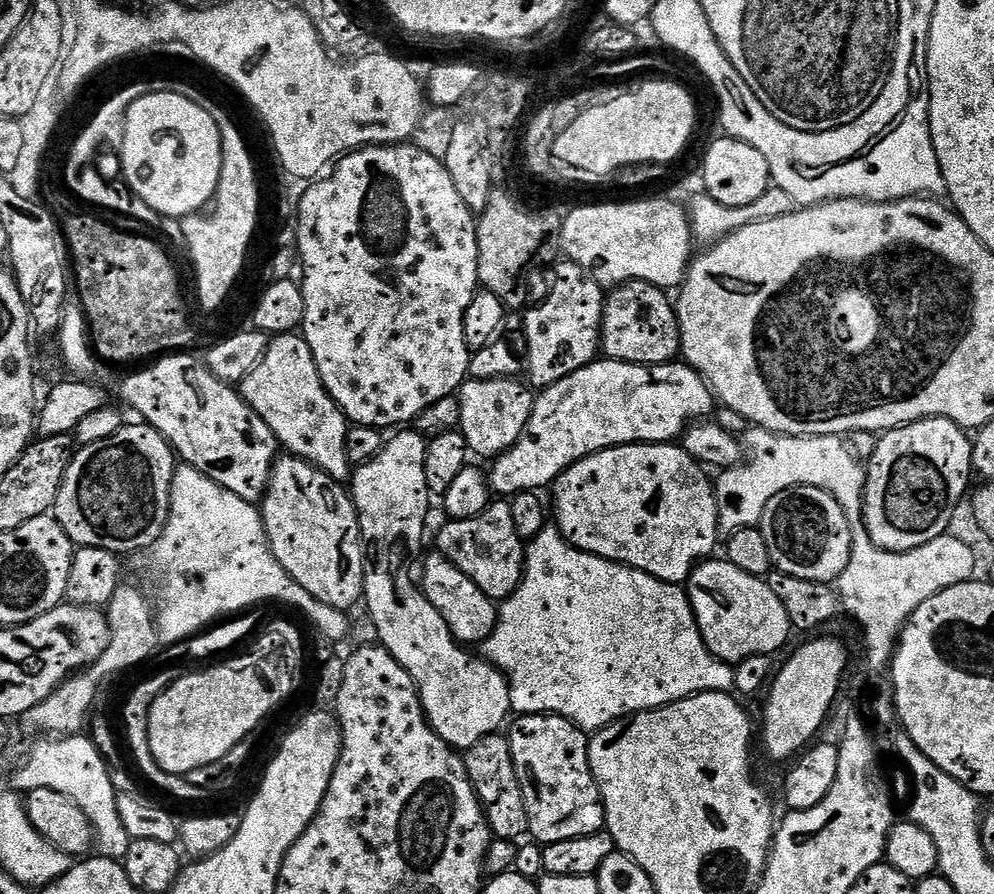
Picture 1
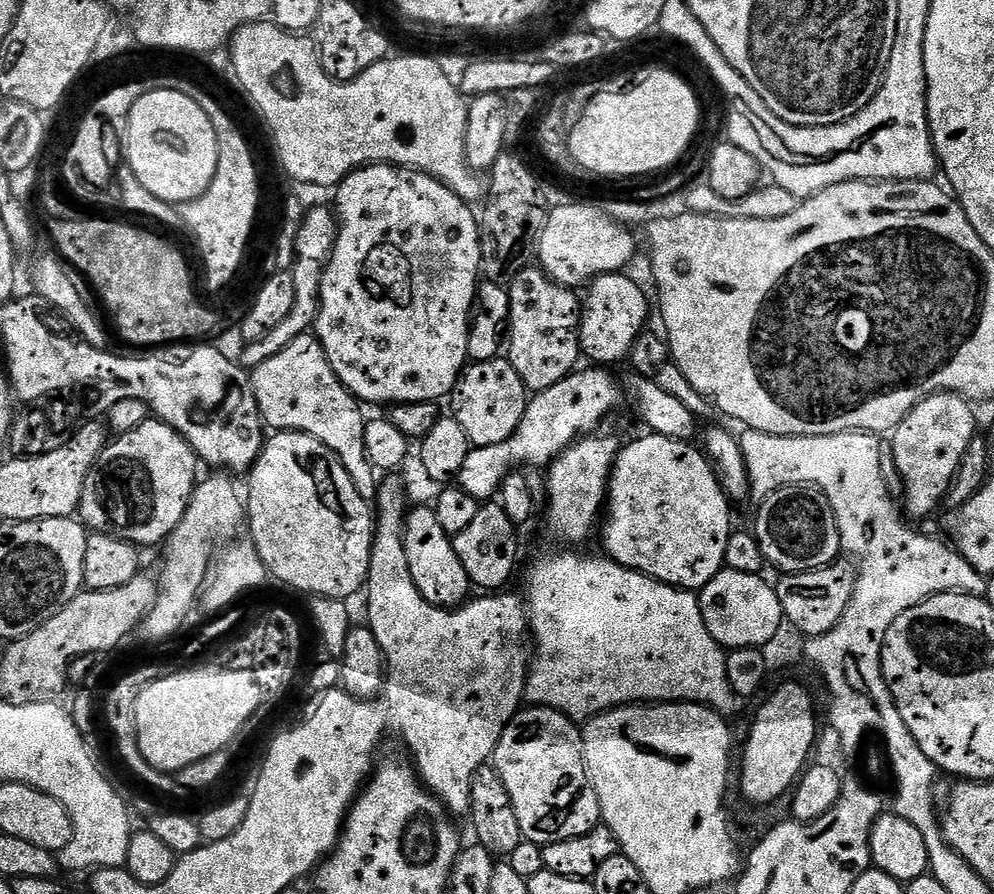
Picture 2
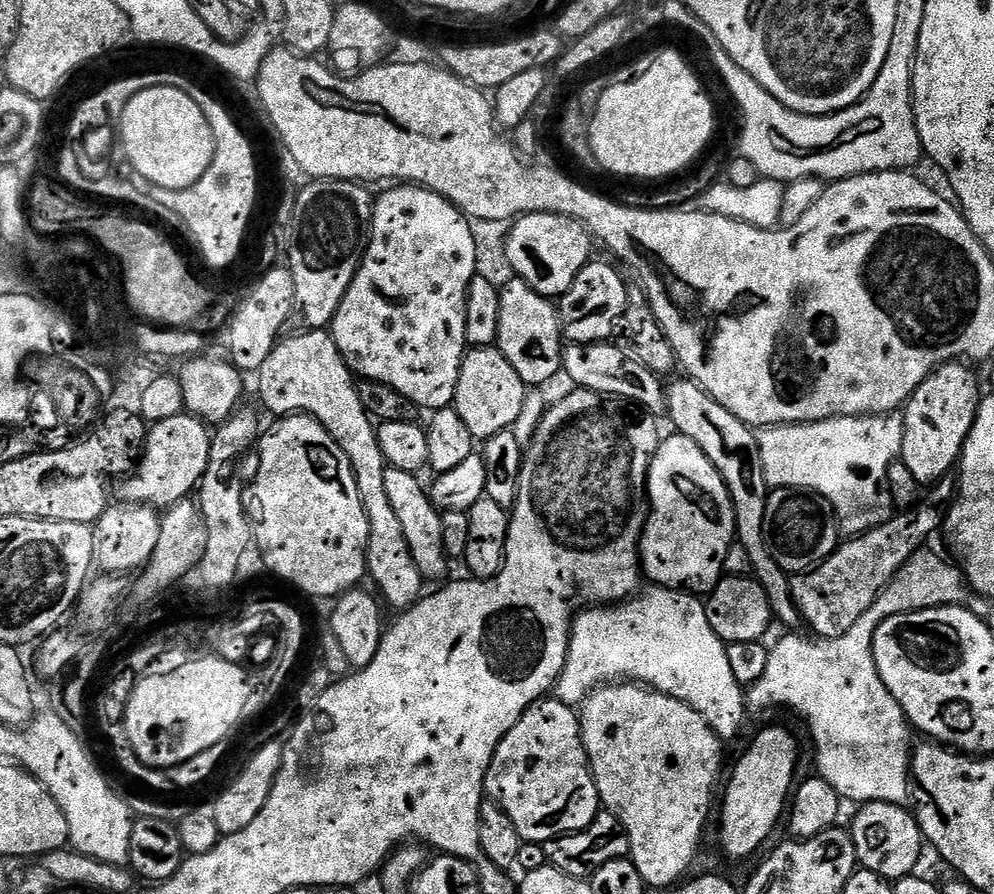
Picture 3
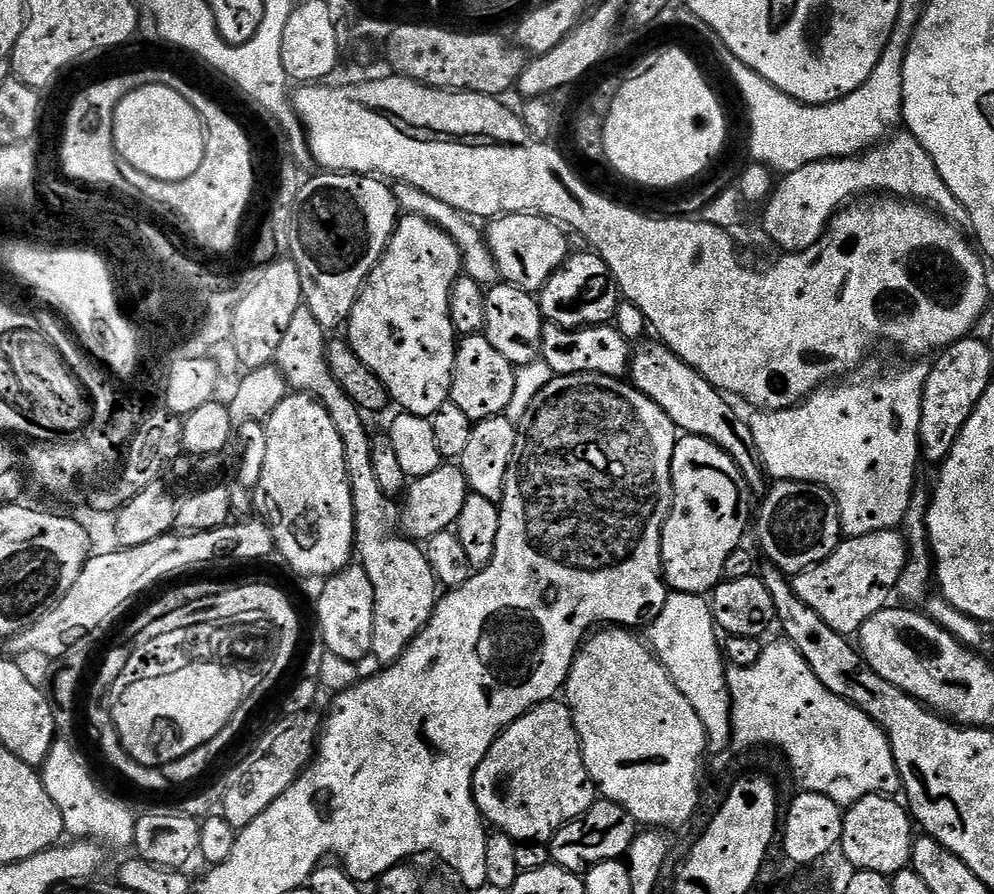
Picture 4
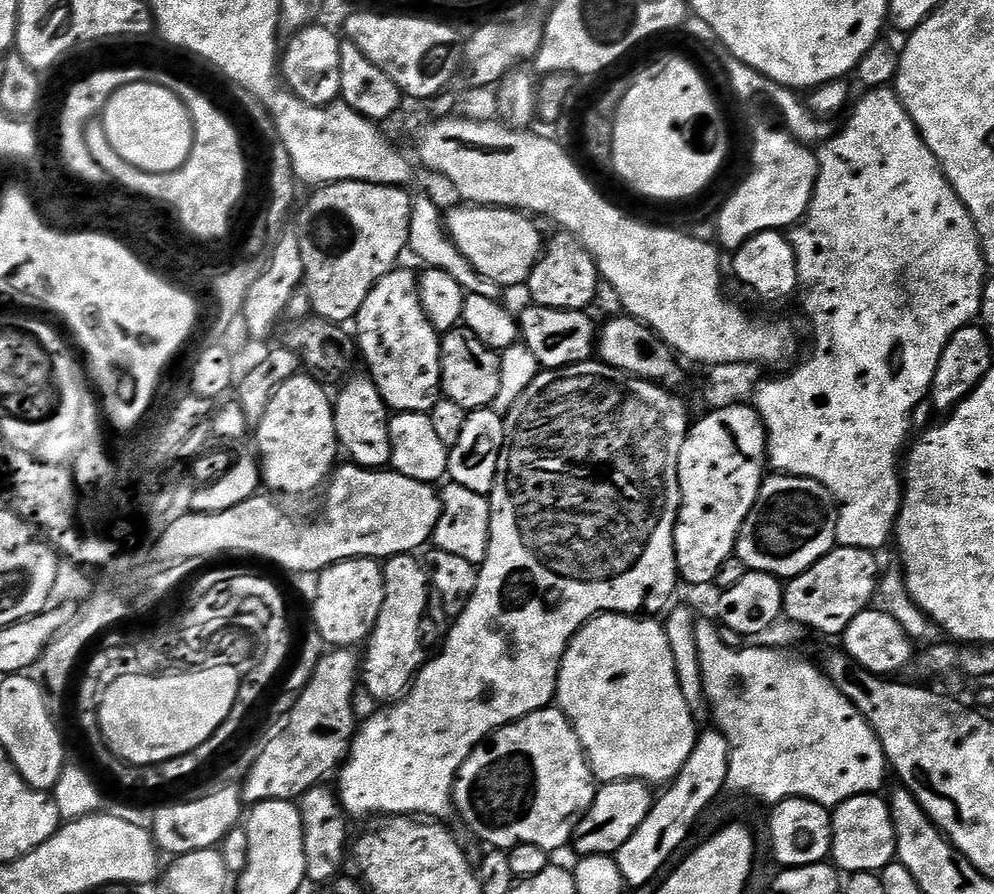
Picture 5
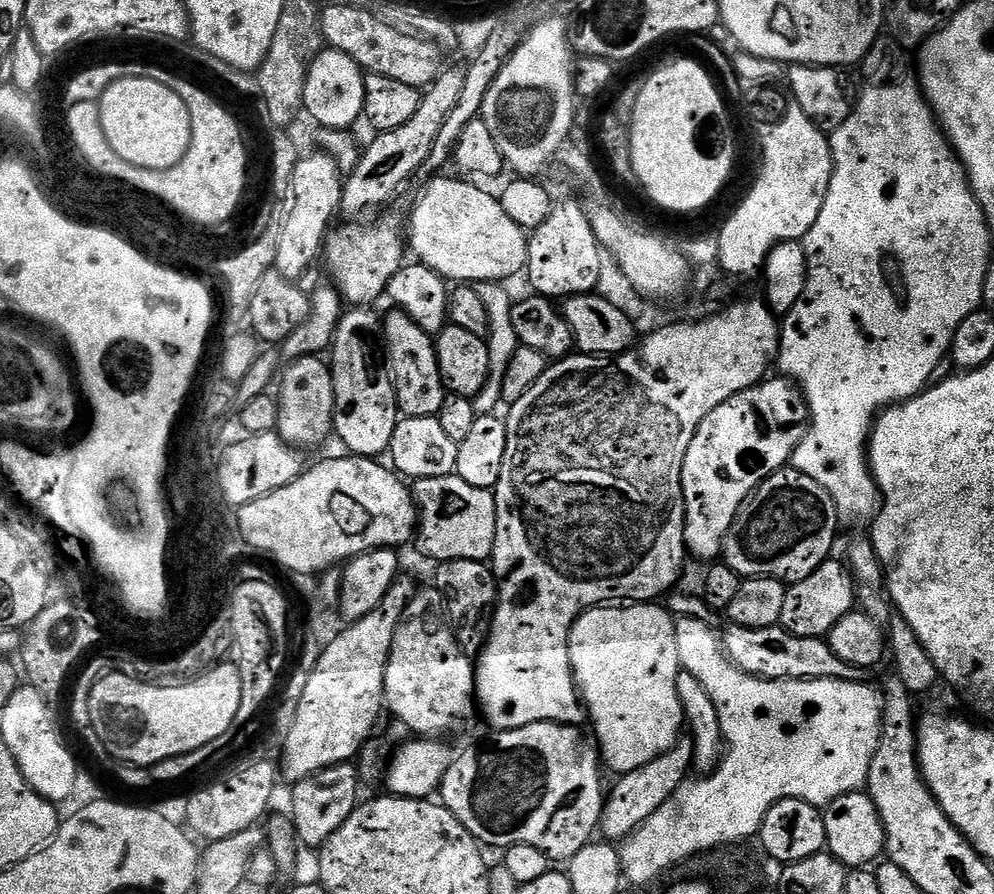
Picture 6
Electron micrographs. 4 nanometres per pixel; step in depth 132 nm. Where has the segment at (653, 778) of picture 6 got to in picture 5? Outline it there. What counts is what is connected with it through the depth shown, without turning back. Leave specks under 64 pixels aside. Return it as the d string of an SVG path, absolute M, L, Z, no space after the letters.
M610 780L601 783L596 789L596 797L587 812L575 821L572 829L571 847L576 847L575 855L611 856L627 840L653 806L654 793L643 780Z

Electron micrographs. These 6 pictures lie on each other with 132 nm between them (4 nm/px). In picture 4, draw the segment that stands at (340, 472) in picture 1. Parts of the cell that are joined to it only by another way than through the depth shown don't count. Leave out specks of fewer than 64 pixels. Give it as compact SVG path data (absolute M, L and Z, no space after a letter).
M302 306L298 314L294 314L286 335L282 337L282 346L278 346L274 365L284 376L289 389L305 392L307 396L320 401L342 438L356 519L354 552L360 567L366 570L366 574L370 574L370 582L374 585L372 656L377 660L377 665L390 665L408 649L410 642L414 642L416 635L430 622L438 599L436 575L434 570L430 570L430 562L423 547L398 531L394 512L392 516L388 509L390 497L382 490L382 486L378 486L378 478L374 474L373 435L364 425L365 413L360 411L357 404L350 402L342 386L338 386L334 374L330 374L326 330L316 321L314 314L310 314L308 308Z

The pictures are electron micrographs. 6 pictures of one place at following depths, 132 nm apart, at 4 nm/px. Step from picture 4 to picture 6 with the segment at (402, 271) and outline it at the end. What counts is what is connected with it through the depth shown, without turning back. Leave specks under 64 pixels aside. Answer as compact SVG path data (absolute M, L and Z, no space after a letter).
M392 310L392 313L388 317L385 315L382 320L382 348L386 353L386 368L391 375L392 386L396 389L397 409L404 416L439 417L446 389L440 380L433 337L419 328L404 312Z

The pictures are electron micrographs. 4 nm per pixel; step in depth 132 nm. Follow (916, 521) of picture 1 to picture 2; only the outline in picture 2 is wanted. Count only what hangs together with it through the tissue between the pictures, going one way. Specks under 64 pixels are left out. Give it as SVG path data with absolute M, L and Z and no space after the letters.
M935 392L930 398L918 402L910 414L891 433L892 460L896 463L896 472L904 483L904 508L912 516L928 516L939 504L945 503L948 491L956 472L960 469L962 458L970 446L972 437L977 435L976 416L972 413L973 405L955 392Z

